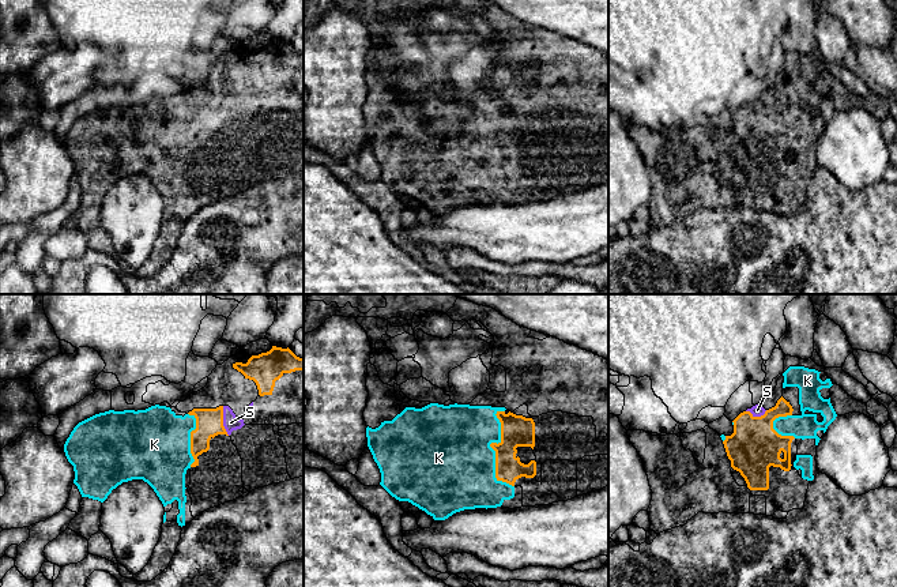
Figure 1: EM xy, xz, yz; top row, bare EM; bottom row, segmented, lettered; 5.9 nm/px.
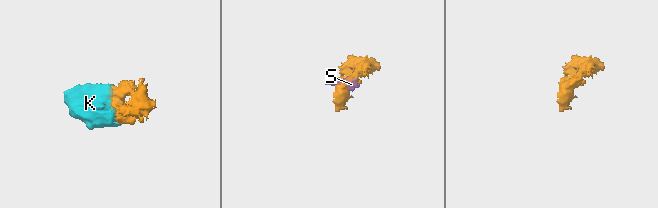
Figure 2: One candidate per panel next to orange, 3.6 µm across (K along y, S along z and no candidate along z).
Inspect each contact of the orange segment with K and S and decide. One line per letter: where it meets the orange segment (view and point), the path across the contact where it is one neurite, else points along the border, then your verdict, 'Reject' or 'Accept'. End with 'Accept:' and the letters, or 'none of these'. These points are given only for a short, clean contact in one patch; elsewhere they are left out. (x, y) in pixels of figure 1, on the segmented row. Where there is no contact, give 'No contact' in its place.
K: Touches orange at xz (493, 448). Accept
S: Touches orange at xy (222, 421). Accept
Accept: K, S

